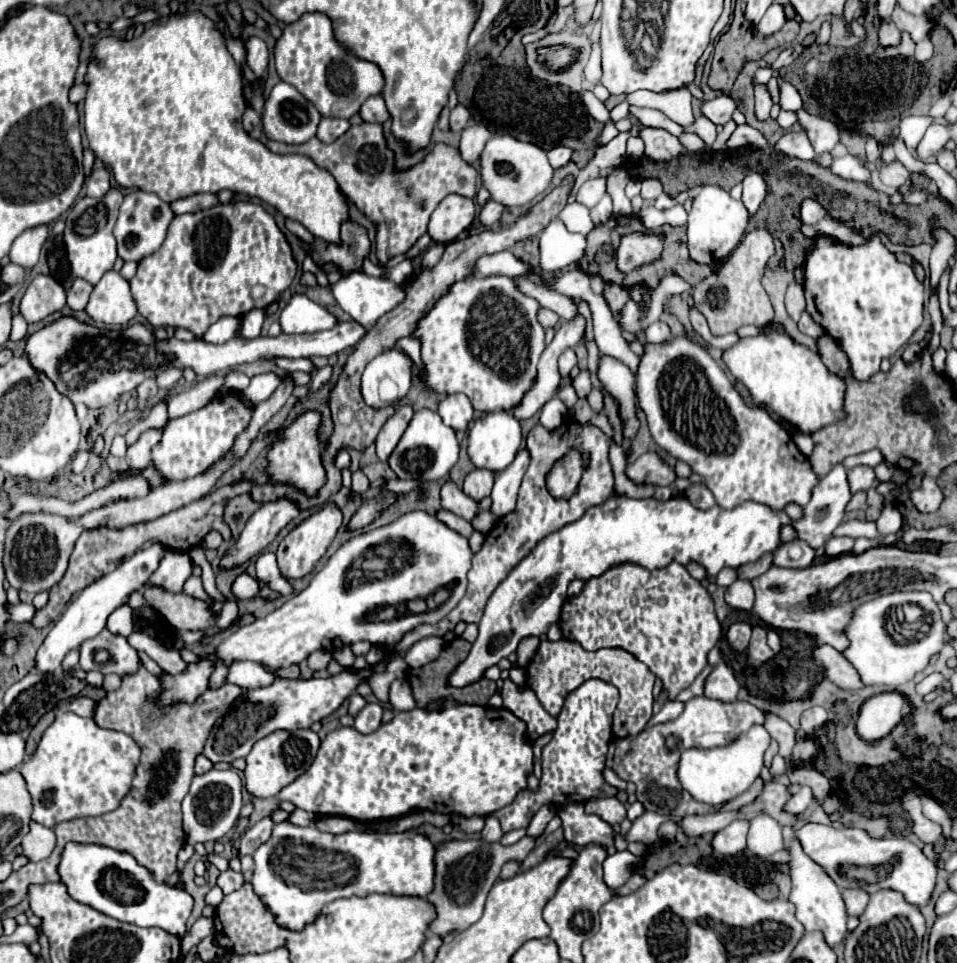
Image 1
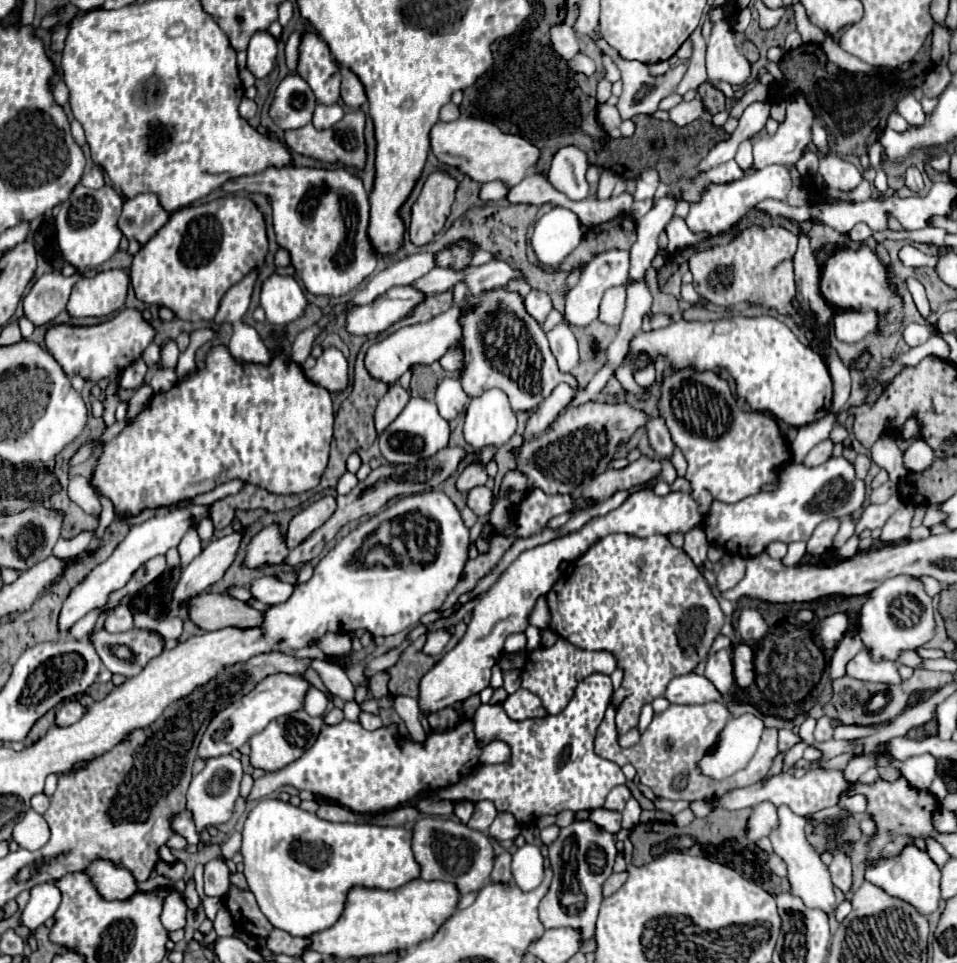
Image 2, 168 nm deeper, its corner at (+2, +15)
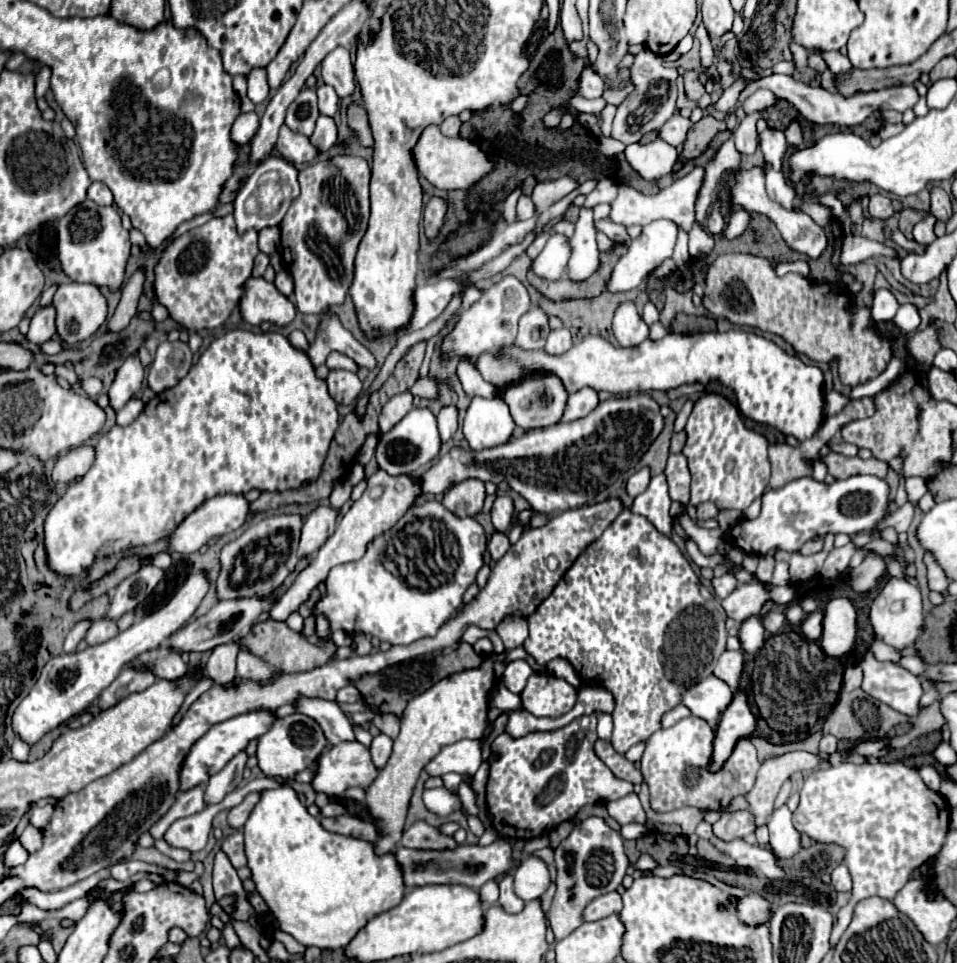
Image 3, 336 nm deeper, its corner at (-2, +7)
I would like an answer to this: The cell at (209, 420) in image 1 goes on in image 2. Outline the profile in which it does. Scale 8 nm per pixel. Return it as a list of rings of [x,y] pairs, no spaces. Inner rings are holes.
[[[216,345],[206,353],[204,363],[206,363],[204,369],[198,369],[196,373],[188,375],[184,381],[178,381],[176,385],[172,385],[172,389],[152,395],[146,409],[140,411],[138,415],[134,415],[132,419],[128,419],[124,429],[112,441],[104,443],[102,453],[100,453],[98,461],[96,461],[90,483],[100,495],[104,495],[104,497],[108,497],[112,501],[116,521],[122,521],[126,515],[136,517],[144,509],[178,505],[180,501],[194,499],[196,495],[208,493],[214,487],[218,487],[218,485],[222,485],[226,481],[232,481],[232,479],[242,479],[244,483],[252,483],[252,485],[258,485],[258,487],[262,487],[262,489],[266,489],[270,493],[282,493],[282,495],[304,493],[308,489],[314,489],[320,483],[320,477],[322,477],[322,473],[326,469],[326,463],[328,463],[328,449],[330,449],[332,425],[334,425],[334,409],[332,409],[330,393],[324,387],[308,381],[302,367],[298,363],[294,363],[290,359],[290,355],[286,355],[284,351],[276,353],[268,365],[260,365],[260,363],[240,363],[230,355],[230,349],[226,345]]]

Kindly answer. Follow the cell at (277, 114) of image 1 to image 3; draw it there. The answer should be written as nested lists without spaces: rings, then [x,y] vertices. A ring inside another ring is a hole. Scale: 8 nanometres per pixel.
[[[302,89],[302,93],[292,101],[292,105],[288,107],[286,113],[286,125],[296,131],[302,133],[306,137],[312,135],[314,131],[314,123],[318,119],[318,105],[316,105],[316,91],[314,89]]]

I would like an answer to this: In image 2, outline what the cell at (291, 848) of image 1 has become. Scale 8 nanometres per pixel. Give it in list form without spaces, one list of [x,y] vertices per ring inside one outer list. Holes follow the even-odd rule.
[[[280,799],[260,801],[246,817],[242,835],[244,875],[250,891],[256,895],[256,901],[268,921],[294,937],[310,937],[314,933],[330,929],[344,913],[346,895],[356,885],[394,891],[404,883],[418,879],[420,875],[418,863],[414,861],[410,849],[412,831],[404,827],[378,827],[366,823],[330,823]]]

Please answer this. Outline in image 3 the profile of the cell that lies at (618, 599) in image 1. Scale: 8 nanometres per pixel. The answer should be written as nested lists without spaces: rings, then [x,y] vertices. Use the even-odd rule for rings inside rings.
[[[624,509],[616,521],[604,531],[604,535],[600,539],[596,539],[594,543],[590,543],[586,547],[586,551],[574,561],[574,565],[566,571],[566,575],[560,579],[560,583],[554,587],[554,593],[542,603],[538,605],[538,609],[528,617],[528,625],[530,625],[530,635],[524,641],[526,651],[534,657],[534,661],[538,665],[546,665],[550,659],[554,657],[564,657],[570,661],[570,665],[576,669],[576,673],[590,685],[602,685],[608,691],[612,691],[614,699],[616,699],[616,707],[614,707],[614,733],[612,733],[612,747],[618,753],[626,753],[632,745],[636,745],[638,741],[646,741],[654,731],[660,729],[660,717],[670,711],[672,707],[676,707],[680,703],[680,695],[694,683],[698,683],[700,679],[712,675],[714,665],[718,661],[718,657],[724,653],[726,649],[726,613],[720,605],[720,601],[700,583],[698,575],[692,571],[688,559],[682,555],[682,551],[676,547],[676,543],[672,539],[668,539],[666,535],[662,535],[660,531],[654,529],[654,525],[650,525],[650,521],[646,521],[646,517],[632,513],[630,509]]]

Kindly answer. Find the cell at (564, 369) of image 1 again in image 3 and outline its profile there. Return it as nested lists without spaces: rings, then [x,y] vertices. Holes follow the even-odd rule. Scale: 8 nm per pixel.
[[[556,329],[556,331],[550,331],[544,351],[550,353],[550,355],[562,355],[562,353],[566,353],[572,345],[574,345],[574,343],[572,343],[570,331],[568,331],[568,329]]]

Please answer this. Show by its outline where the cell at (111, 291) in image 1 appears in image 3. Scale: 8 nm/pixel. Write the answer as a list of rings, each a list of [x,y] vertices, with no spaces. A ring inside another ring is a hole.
[[[68,283],[54,295],[56,327],[62,341],[76,345],[90,337],[108,317],[108,301],[96,285]]]

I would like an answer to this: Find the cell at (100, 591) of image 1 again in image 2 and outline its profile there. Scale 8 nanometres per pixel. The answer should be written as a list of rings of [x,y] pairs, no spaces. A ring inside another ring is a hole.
[[[188,505],[188,507],[174,507],[170,509],[166,515],[154,515],[148,521],[140,523],[140,525],[132,525],[130,533],[126,535],[126,539],[114,549],[114,553],[102,563],[98,565],[78,587],[72,589],[72,593],[68,595],[62,611],[60,611],[60,631],[68,631],[78,619],[82,619],[88,611],[102,607],[108,601],[108,595],[114,589],[120,589],[122,585],[128,583],[128,579],[132,577],[132,573],[144,565],[148,559],[156,557],[156,555],[164,555],[170,547],[178,547],[182,535],[188,529],[198,527],[198,523],[202,519],[210,517],[210,505]]]

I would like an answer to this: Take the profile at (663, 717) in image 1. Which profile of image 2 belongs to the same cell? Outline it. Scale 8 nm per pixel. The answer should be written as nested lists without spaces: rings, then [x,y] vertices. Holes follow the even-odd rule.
[[[696,673],[674,677],[664,697],[670,703],[678,703],[678,705],[702,705],[710,701],[722,701],[722,693],[718,693],[714,683],[704,675],[696,675]]]

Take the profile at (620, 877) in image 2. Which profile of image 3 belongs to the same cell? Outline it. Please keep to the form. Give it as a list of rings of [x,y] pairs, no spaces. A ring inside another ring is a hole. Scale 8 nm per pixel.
[[[618,891],[606,893],[606,895],[590,901],[590,905],[584,909],[584,921],[598,921],[604,917],[610,917],[610,915],[618,913],[622,907],[622,897]]]

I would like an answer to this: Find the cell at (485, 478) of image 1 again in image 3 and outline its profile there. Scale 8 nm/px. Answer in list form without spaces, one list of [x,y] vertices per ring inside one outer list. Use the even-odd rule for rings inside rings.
[[[466,479],[458,485],[454,485],[446,495],[442,505],[456,513],[458,517],[472,517],[480,513],[486,499],[484,483],[478,479]]]

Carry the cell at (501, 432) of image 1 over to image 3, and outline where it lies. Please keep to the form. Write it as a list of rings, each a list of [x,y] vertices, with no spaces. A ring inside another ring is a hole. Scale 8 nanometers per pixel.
[[[484,397],[472,399],[462,423],[464,437],[474,451],[504,445],[506,441],[512,439],[514,427],[516,425],[508,405],[502,399]]]

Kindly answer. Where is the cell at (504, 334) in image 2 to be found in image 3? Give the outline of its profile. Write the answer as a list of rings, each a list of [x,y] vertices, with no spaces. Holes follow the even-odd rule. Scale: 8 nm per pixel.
[[[530,377],[530,381],[522,381],[522,385],[502,385],[496,387],[496,399],[506,401],[510,407],[510,413],[514,415],[514,423],[522,429],[536,429],[536,427],[548,427],[560,421],[564,405],[566,405],[566,389],[562,389],[562,381],[558,377]]]

